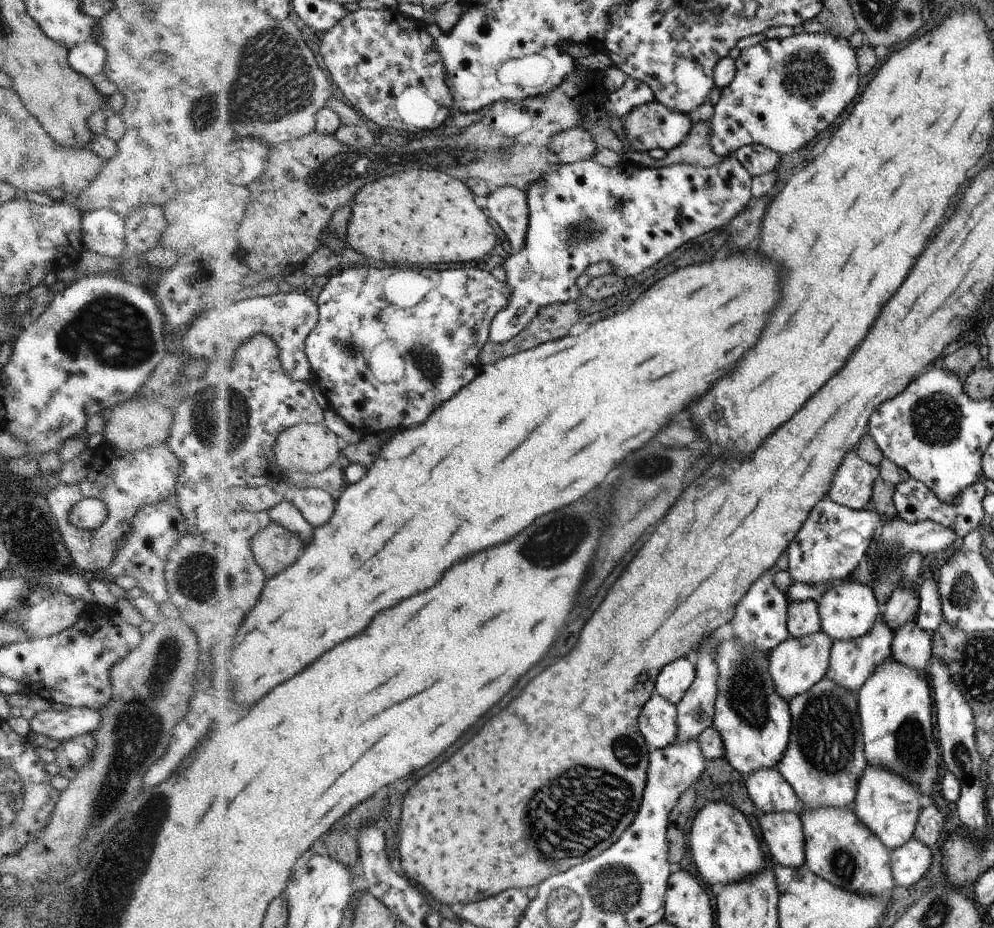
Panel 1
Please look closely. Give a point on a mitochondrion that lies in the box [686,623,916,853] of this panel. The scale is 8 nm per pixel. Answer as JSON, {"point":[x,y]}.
{"point":[828,737]}

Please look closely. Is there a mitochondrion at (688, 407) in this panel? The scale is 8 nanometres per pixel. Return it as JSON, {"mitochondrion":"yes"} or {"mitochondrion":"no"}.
{"mitochondrion":"no"}

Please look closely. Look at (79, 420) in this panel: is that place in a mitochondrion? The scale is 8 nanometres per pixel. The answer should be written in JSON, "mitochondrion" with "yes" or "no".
{"mitochondrion":"no"}

